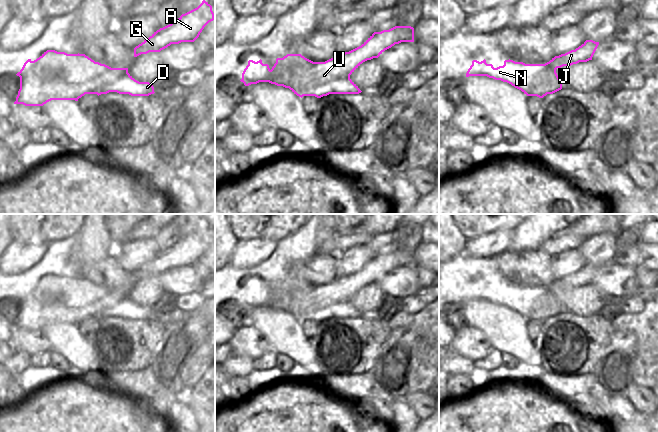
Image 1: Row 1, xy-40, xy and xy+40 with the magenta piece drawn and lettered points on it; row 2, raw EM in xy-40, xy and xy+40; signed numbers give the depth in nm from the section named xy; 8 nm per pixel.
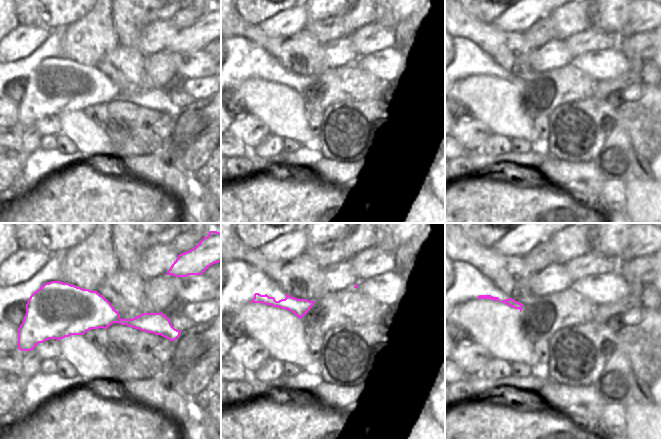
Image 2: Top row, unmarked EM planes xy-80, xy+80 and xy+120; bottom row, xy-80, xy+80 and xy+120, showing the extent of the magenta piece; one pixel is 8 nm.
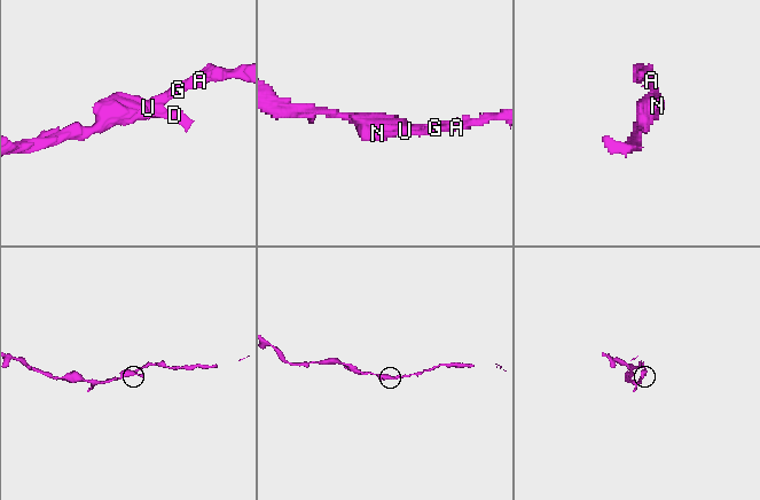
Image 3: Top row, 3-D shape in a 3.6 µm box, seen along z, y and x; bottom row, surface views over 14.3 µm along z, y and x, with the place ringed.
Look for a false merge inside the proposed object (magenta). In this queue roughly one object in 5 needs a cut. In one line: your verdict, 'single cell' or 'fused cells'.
single cell

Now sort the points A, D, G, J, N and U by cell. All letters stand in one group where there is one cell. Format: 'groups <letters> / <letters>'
groups A D G J N U

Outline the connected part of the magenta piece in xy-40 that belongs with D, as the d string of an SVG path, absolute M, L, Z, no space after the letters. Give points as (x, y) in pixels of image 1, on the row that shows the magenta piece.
M47 50L39 58L32 61L28 59L22 69L16 74L20 77L20 89L14 104L25 106L43 106L51 100L75 100L85 94L107 94L117 92L119 94L129 94L131 96L149 96L154 94L154 87L149 82L139 82L129 73L128 68L111 68L105 64L95 62L85 54L67 54L55 50Z

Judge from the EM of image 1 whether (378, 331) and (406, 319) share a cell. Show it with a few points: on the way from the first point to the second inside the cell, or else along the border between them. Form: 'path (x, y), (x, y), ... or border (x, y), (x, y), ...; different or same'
border (386, 321), (390, 329); different

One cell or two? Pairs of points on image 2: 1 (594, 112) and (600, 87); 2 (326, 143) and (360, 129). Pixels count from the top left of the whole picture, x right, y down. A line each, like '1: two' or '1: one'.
1: two
2: one

